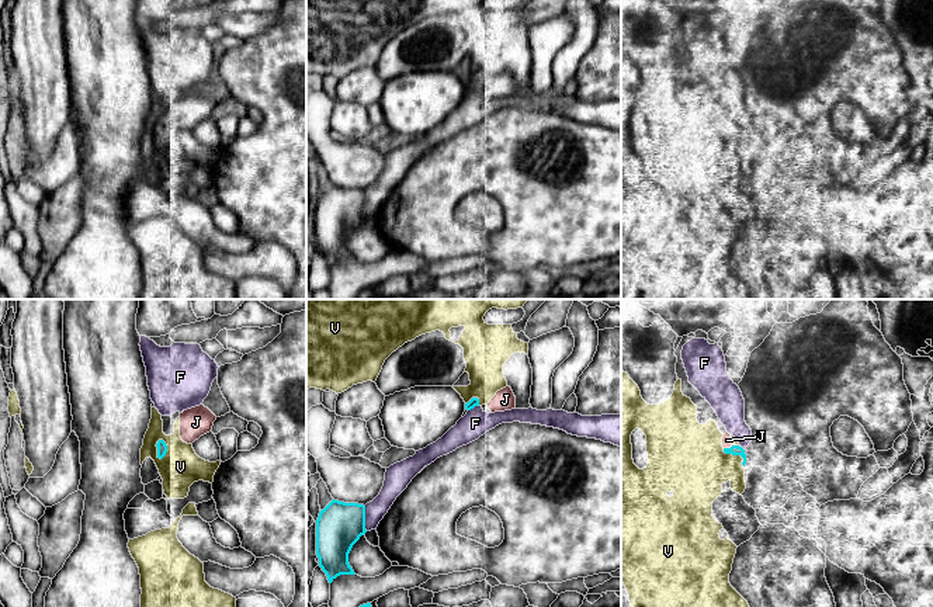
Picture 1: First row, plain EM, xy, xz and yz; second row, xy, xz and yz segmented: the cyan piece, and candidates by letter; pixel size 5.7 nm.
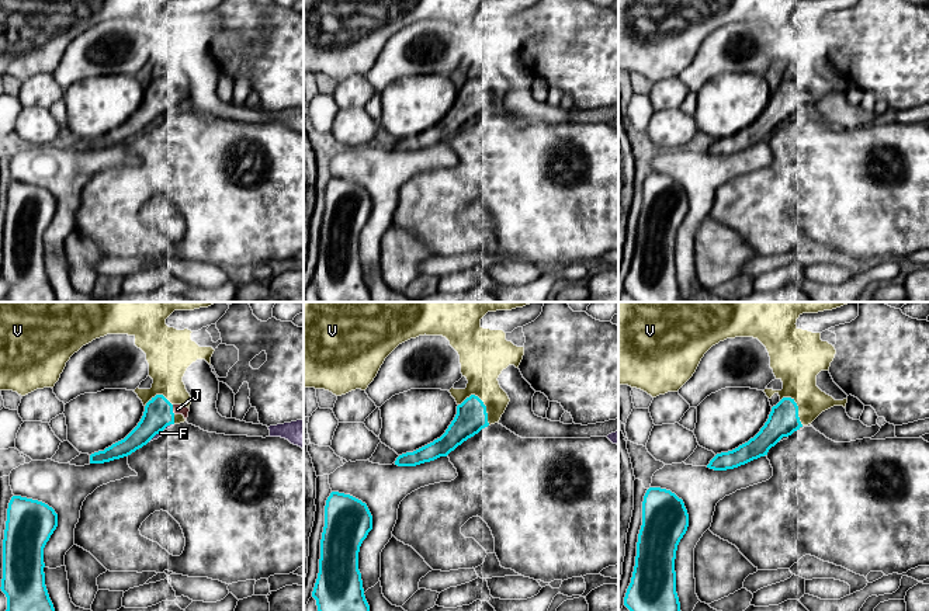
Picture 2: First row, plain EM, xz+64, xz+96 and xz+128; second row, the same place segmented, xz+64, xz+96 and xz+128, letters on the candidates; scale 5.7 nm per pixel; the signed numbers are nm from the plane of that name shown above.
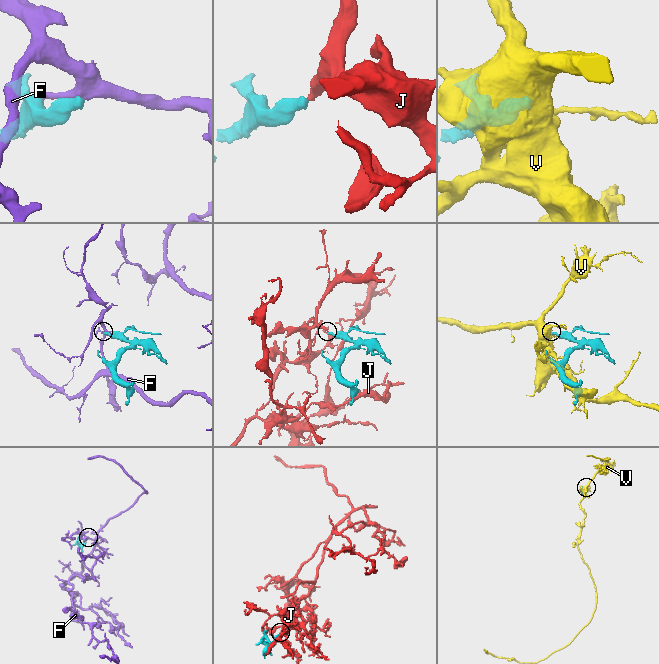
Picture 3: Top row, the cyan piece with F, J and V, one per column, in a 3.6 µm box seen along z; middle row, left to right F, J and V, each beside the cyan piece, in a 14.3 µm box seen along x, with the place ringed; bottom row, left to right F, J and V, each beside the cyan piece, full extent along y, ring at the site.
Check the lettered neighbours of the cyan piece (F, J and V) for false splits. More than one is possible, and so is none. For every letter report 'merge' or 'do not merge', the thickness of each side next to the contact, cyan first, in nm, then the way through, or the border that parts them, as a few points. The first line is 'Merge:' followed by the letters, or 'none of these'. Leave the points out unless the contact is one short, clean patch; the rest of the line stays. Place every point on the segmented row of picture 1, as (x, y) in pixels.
Merge: J
F: do not merge | 260/120 nm
J: merge | 60/60 nm
V: do not merge | 60/220 nm

